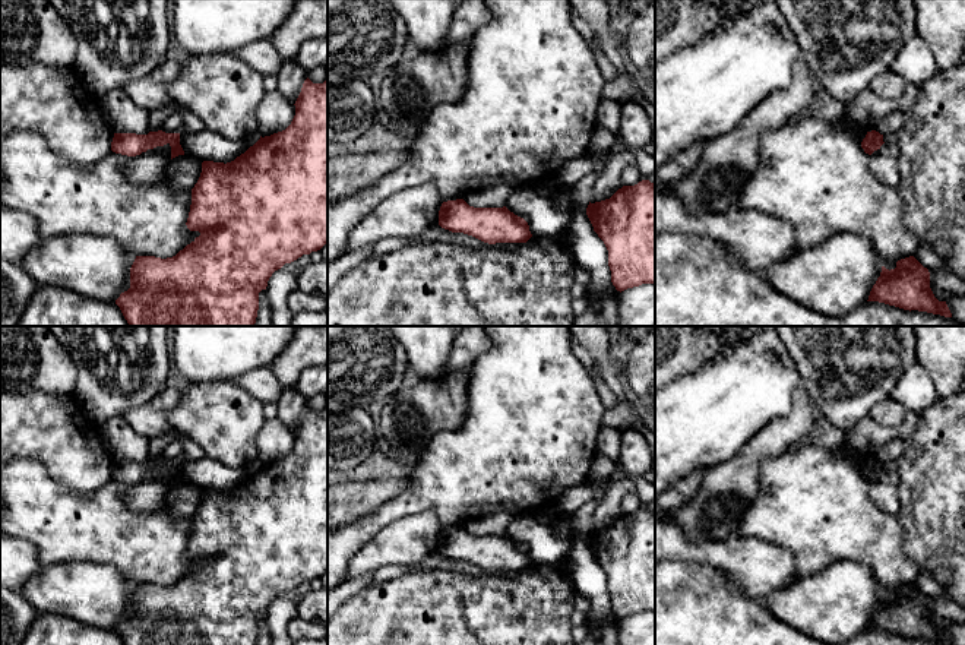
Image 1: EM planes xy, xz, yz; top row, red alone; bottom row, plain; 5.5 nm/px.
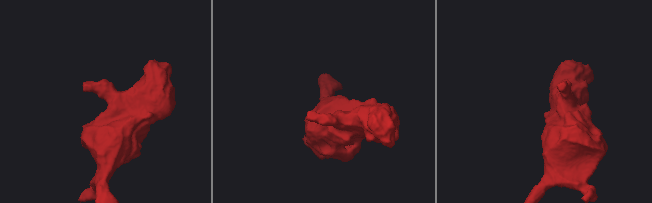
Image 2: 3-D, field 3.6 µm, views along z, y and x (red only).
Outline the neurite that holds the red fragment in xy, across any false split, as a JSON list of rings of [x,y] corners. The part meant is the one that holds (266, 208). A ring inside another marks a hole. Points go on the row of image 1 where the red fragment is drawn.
[[[307,78],[294,105],[295,116],[285,130],[260,136],[231,162],[202,162],[186,222],[200,235],[173,257],[136,256],[130,288],[116,300],[130,326],[254,326],[259,293],[272,274],[328,243],[328,79],[313,83]]]

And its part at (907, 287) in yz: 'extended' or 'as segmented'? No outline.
as segmented

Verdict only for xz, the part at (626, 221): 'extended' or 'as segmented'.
as segmented

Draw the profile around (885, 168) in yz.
[[[886,155],[870,156],[871,173],[886,186],[898,187],[901,183],[901,174],[898,170],[898,158],[890,158]]]

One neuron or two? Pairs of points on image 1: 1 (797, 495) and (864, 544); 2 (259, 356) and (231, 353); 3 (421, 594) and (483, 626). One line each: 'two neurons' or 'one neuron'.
1: one neuron
2: one neuron
3: one neuron

